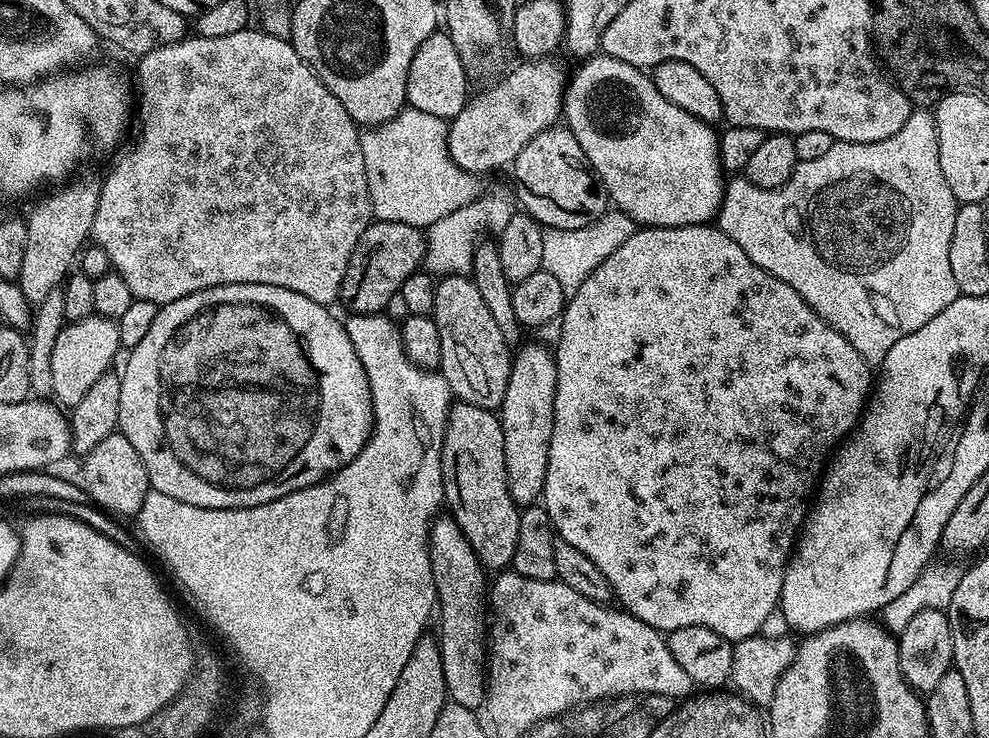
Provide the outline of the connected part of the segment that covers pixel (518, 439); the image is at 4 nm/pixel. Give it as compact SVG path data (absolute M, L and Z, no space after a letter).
M521 343L512 356L512 369L504 401L498 407L506 450L506 478L518 506L535 504L543 497L546 466L550 462L550 434L554 434L554 394L558 382L556 357L544 344Z

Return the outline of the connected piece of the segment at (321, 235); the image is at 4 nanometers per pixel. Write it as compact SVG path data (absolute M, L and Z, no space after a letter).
M246 27L225 37L187 36L178 43L156 47L139 57L134 80L134 128L136 137L123 145L124 153L100 184L98 210L94 210L91 239L95 247L106 250L113 269L130 286L133 297L163 306L198 290L217 288L223 284L261 284L282 286L318 302L332 306L340 300L346 266L358 238L372 223L370 190L366 182L366 162L362 162L361 129L346 114L346 106L330 94L330 90L314 74L314 70L294 50L285 37L270 35L262 28Z

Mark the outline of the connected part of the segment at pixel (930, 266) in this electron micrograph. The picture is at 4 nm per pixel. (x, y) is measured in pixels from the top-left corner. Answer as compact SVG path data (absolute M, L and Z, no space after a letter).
M914 110L910 114L906 126L902 126L902 130L898 130L898 134L890 134L890 138L882 138L882 142L855 144L854 142L841 140L834 146L830 146L829 152L822 154L822 158L814 158L814 162L797 163L794 174L780 188L759 188L758 186L754 186L747 178L729 179L724 185L724 197L720 203L718 213L718 226L730 238L734 238L734 242L738 242L738 246L742 246L742 250L746 250L746 258L750 258L750 262L754 262L758 266L762 266L762 270L766 270L770 274L782 278L782 282L786 282L786 286L794 286L794 290L798 290L798 294L802 294L802 298L809 306L830 326L834 326L834 330L838 330L842 334L842 338L846 338L846 342L850 342L850 346L854 346L854 350L858 350L858 354L862 354L862 358L869 366L878 366L886 358L886 354L890 351L890 346L894 346L894 342L899 342L901 338L906 338L906 334L914 334L914 330L920 329L921 326L926 326L926 322L930 322L930 318L934 318L934 314L938 314L941 310L946 310L946 306L950 306L950 302L954 302L957 296L960 295L958 286L954 282L954 273L950 270L950 234L954 234L954 214L957 207L954 194L950 194L950 186L946 186L946 177L942 174L942 162L938 162L936 117L928 110Z

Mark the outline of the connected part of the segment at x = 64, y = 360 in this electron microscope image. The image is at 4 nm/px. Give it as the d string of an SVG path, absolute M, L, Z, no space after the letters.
M93 314L66 323L55 339L54 354L51 355L52 396L55 403L71 410L75 404L82 402L82 397L90 391L90 386L94 386L102 374L110 371L116 355L121 355L121 352L120 326L117 321Z

